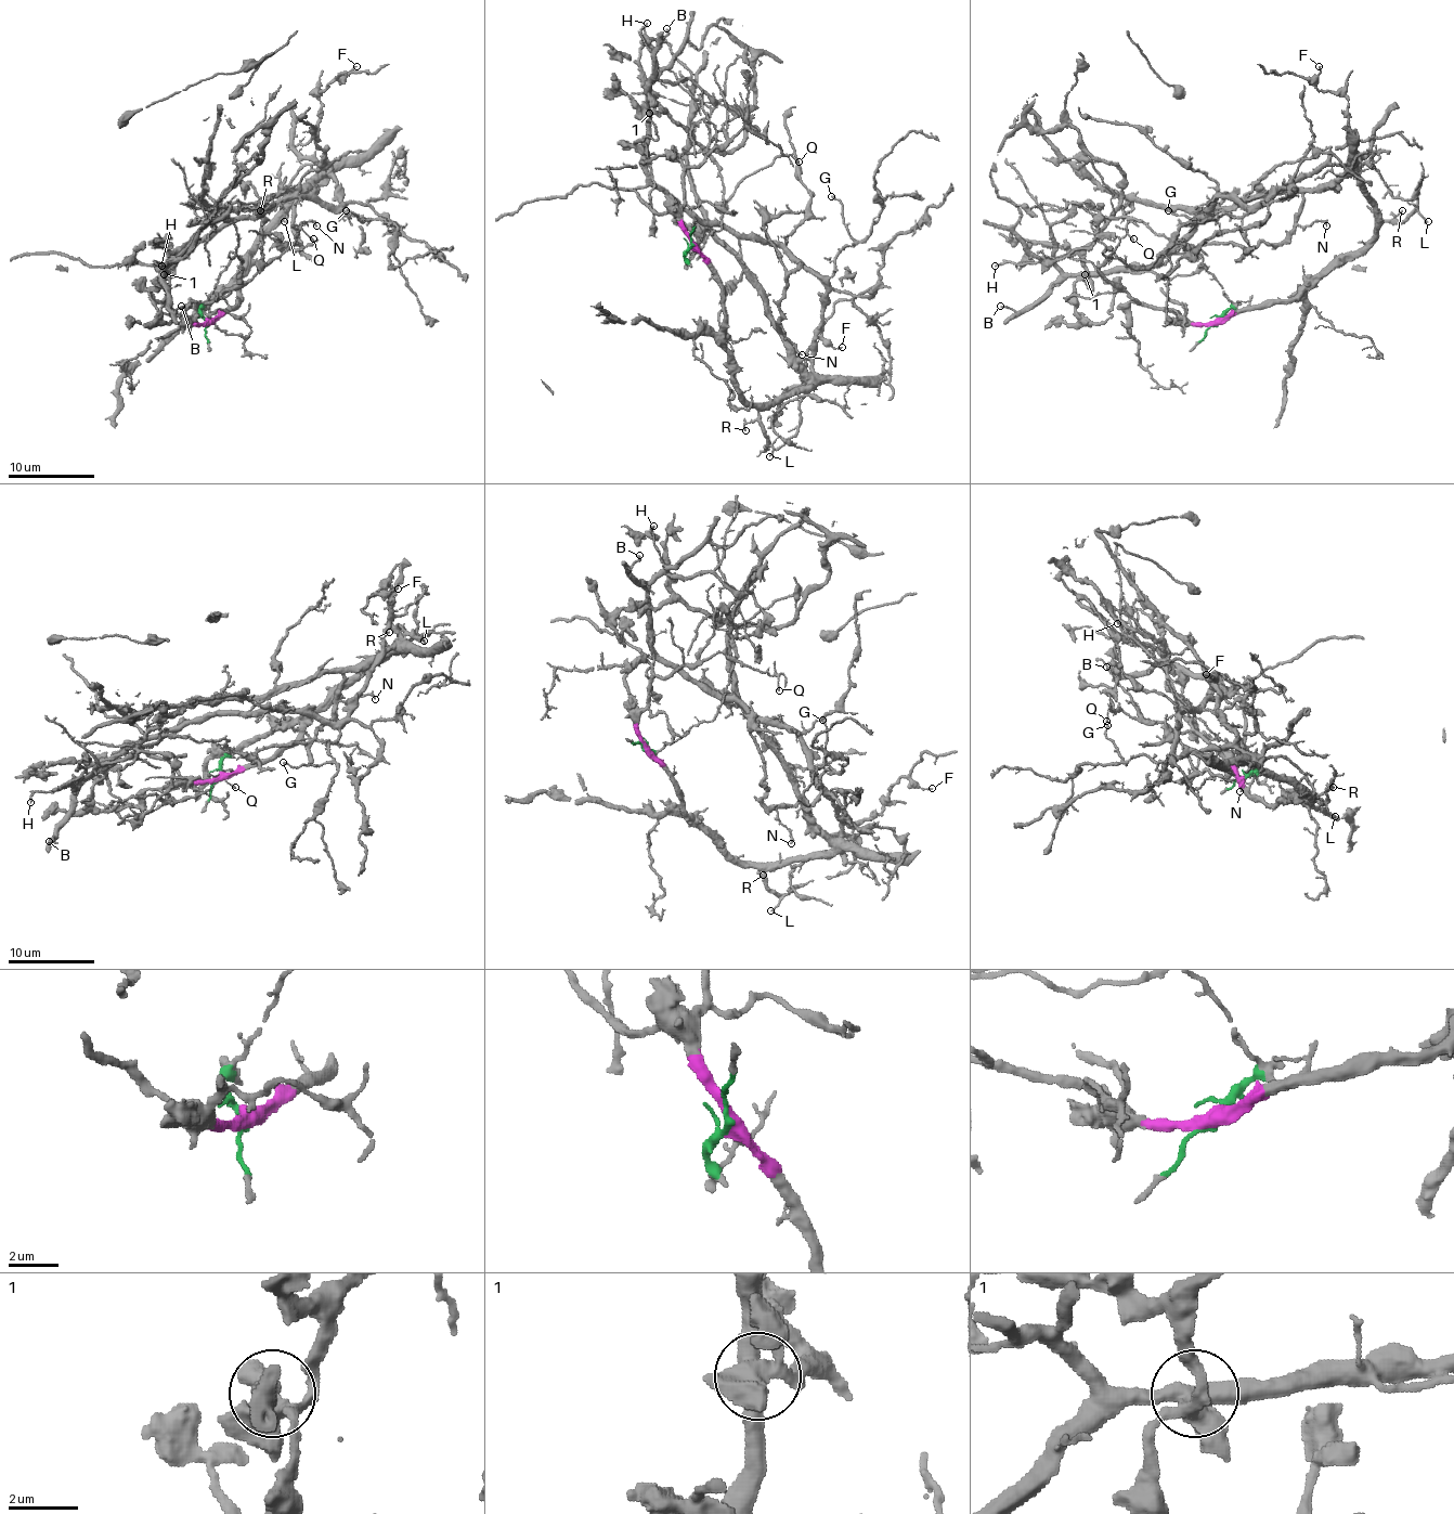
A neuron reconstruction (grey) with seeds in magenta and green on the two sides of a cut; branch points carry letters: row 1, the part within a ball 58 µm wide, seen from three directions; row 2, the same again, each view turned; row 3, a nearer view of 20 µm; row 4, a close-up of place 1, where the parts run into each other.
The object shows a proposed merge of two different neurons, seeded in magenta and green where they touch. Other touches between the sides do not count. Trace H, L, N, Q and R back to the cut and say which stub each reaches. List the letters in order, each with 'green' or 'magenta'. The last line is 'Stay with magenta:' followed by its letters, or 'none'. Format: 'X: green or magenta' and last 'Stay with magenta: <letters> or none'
H: green
L: magenta
N: magenta
Q: magenta
R: magenta
Stay with magenta: L, N, Q, R

